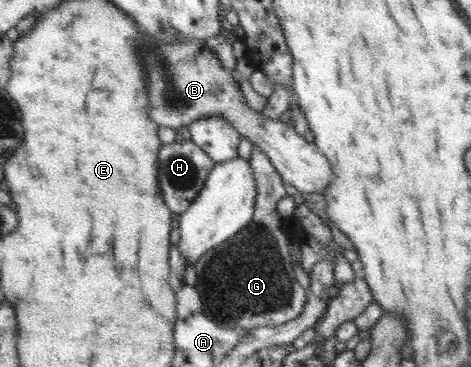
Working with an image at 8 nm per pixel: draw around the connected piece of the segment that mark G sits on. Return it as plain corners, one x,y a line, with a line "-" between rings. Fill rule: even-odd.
253,145
248,162
256,182
253,217
237,234
197,260
194,288
202,301
199,309
207,319
235,329
250,330
292,322
301,315
309,295
295,279
287,234
279,230
275,205
287,196
286,184
260,147

